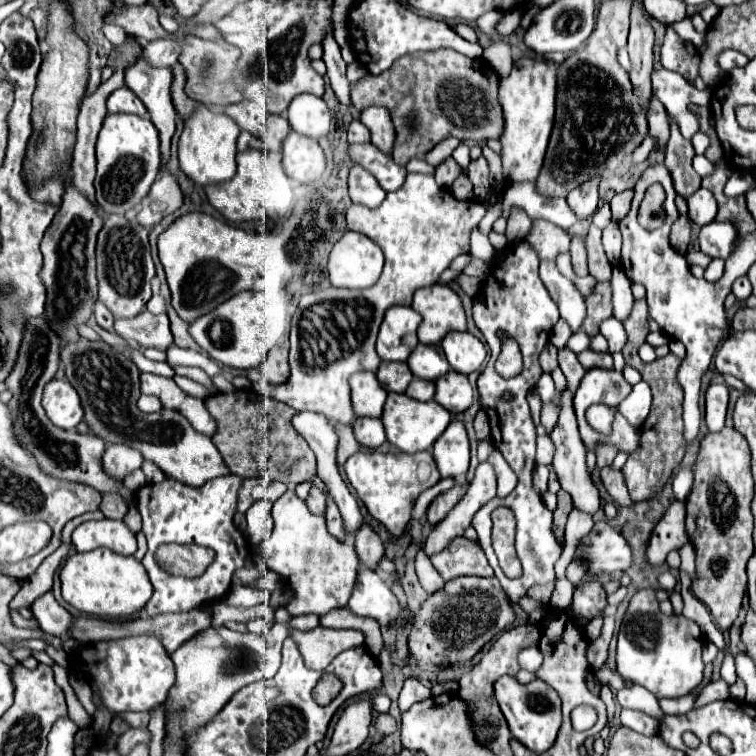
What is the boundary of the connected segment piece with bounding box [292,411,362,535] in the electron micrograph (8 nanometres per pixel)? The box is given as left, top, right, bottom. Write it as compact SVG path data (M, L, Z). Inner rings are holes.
M298 413L294 419L292 419L292 425L294 429L308 441L308 445L312 447L312 451L316 453L316 459L318 459L318 477L324 481L326 489L328 489L328 495L334 499L334 503L338 505L340 509L340 515L344 519L344 527L350 535L354 535L354 531L362 525L362 513L360 513L360 507L356 503L356 499L352 497L352 493L348 491L346 483L342 481L340 473L338 473L338 465L336 465L336 449L338 449L338 435L334 431L334 425L320 413Z

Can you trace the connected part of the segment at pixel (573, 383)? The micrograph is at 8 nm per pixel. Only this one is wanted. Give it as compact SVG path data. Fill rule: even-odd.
M560 347L560 349L558 349L558 365L560 365L560 369L562 369L564 375L566 375L568 387L574 391L574 389L578 387L580 379L582 379L584 373L586 373L586 371L582 369L582 365L578 363L576 353L572 353L568 347Z

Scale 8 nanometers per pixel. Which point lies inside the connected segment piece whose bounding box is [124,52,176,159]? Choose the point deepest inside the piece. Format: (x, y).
(152, 85)

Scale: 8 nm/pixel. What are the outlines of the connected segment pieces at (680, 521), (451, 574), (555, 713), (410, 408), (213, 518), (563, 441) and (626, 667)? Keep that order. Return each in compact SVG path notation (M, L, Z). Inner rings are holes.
M674 501L666 515L660 519L660 523L656 525L652 537L650 537L650 545L648 545L648 561L652 565L660 565L666 561L668 551L682 547L684 543L688 543L688 533L684 527L684 503L682 501Z
M466 537L454 539L444 551L432 555L430 559L436 571L444 577L444 581L450 581L460 575L478 575L478 577L494 575L480 545Z
M508 675L500 677L494 687L496 687L496 699L510 725L512 735L520 743L524 743L530 751L544 753L546 749L550 749L554 745L558 729L562 725L562 701L560 701L560 695L556 693L556 689L552 689L548 683L538 681L538 679L522 685L514 677L508 677Z
M388 393L382 423L386 429L386 439L396 445L402 453L418 453L418 451L430 451L434 441L444 433L444 429L450 425L452 417L450 413L438 405L436 401L416 401L410 399L404 393Z
M224 475L210 479L202 487L190 487L186 483L180 483L172 477L166 477L162 483L146 483L138 495L136 495L136 507L142 515L142 533L148 539L148 553L142 559L142 565L148 571L150 583L154 587L154 593L150 601L146 603L148 615L160 615L160 613L180 613L196 609L202 603L214 601L218 597L224 597L232 583L232 573L244 565L244 559L248 557L248 541L246 537L236 529L234 515L238 507L238 491L242 487L242 477L236 475ZM162 543L198 543L212 547L216 551L216 559L212 565L196 579L186 579L182 575L168 573L164 567L156 561L156 549Z
M568 387L558 395L558 407L560 407L560 417L558 417L556 427L550 433L552 441L556 443L556 457L554 457L552 465L558 473L562 489L572 495L574 507L580 509L582 513L594 515L600 509L600 495L598 495L598 489L594 487L594 483L586 471L586 449L584 449L584 443L578 435L578 425L576 425L576 415L574 415L574 405L572 405L572 391Z
M642 589L632 597L618 633L616 669L622 677L646 687L658 699L682 697L702 683L702 647L702 631L694 621L676 615L666 617L654 599L654 591Z

